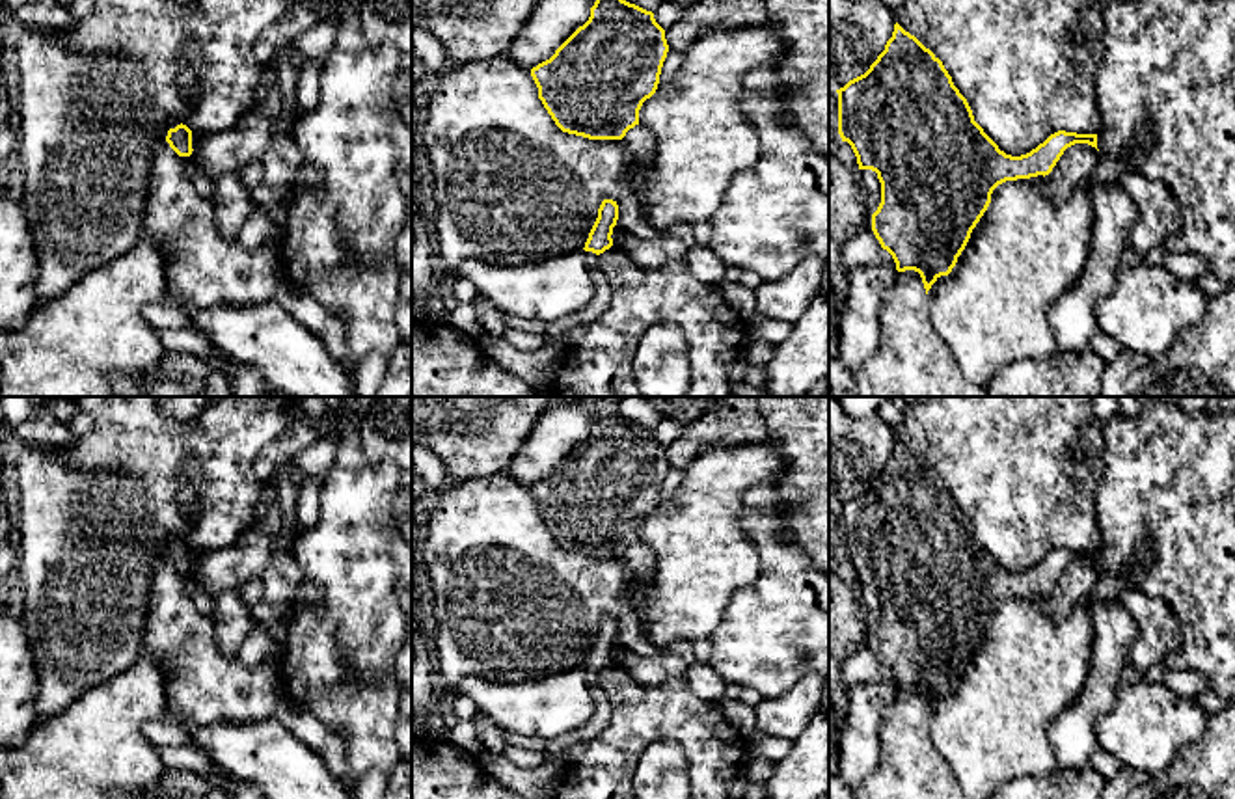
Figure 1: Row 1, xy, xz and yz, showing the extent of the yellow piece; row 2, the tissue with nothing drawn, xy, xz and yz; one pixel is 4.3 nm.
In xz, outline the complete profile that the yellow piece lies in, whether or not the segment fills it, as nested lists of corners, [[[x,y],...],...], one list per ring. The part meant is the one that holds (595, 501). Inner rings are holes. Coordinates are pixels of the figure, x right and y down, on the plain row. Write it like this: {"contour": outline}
{"contour": [[[602,408],[589,438],[550,477],[533,484],[531,494],[538,516],[563,549],[589,557],[622,557],[639,542],[643,520],[656,510],[667,469],[665,447],[652,428],[622,417],[613,408]]]}

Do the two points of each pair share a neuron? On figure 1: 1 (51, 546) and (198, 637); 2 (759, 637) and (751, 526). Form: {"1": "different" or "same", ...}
{"1": "different", "2": "same"}

